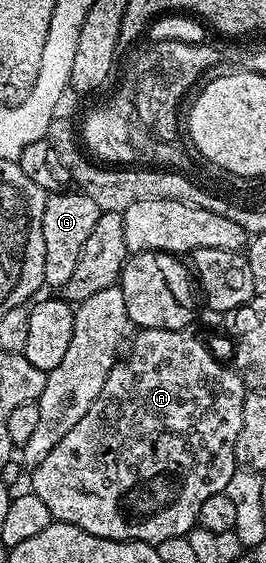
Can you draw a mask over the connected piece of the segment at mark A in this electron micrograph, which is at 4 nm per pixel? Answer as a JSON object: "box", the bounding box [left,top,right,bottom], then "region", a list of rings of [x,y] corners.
{"box":[29,328,248,545],"region":[[[143,328],[137,333],[138,337],[134,341],[131,339],[128,344],[128,351],[122,359],[115,363],[114,369],[108,374],[108,382],[104,382],[104,390],[100,390],[100,394],[96,398],[96,402],[92,402],[92,406],[88,406],[88,414],[84,414],[84,418],[80,418],[80,422],[76,422],[76,426],[72,426],[72,430],[68,430],[68,434],[64,434],[64,438],[60,438],[60,442],[56,442],[56,446],[52,446],[52,450],[48,450],[48,456],[40,463],[33,465],[32,472],[34,477],[31,478],[29,487],[41,500],[48,505],[51,517],[55,521],[63,524],[71,524],[72,526],[80,526],[80,530],[84,530],[88,534],[96,534],[96,538],[108,538],[109,540],[139,540],[145,544],[158,545],[164,542],[164,538],[176,538],[177,536],[185,536],[198,523],[198,515],[200,514],[200,506],[208,498],[212,498],[212,494],[217,492],[225,492],[228,486],[228,478],[232,478],[232,474],[236,470],[236,461],[234,459],[234,451],[236,450],[236,438],[240,438],[240,426],[244,422],[244,398],[248,391],[242,379],[239,378],[237,371],[233,367],[221,364],[212,353],[206,349],[206,344],[202,340],[197,340],[190,330],[152,330],[151,328]]]}

